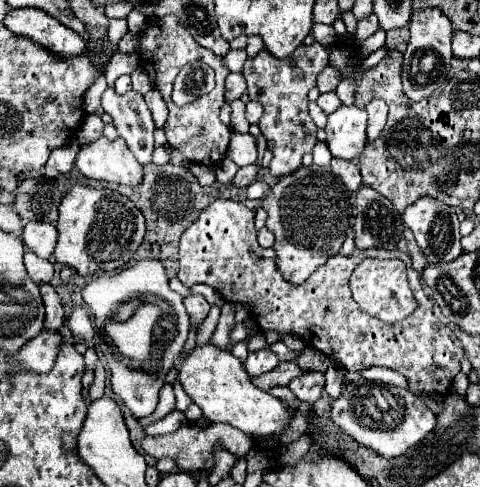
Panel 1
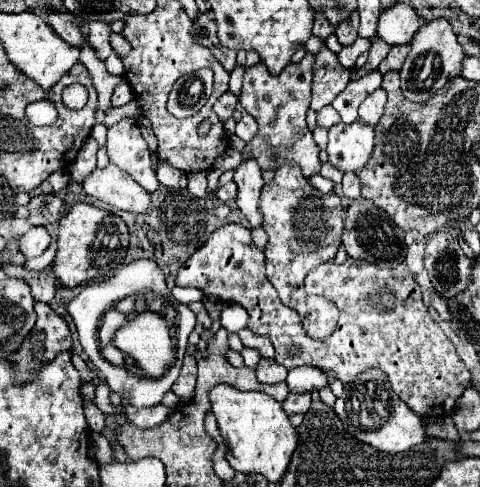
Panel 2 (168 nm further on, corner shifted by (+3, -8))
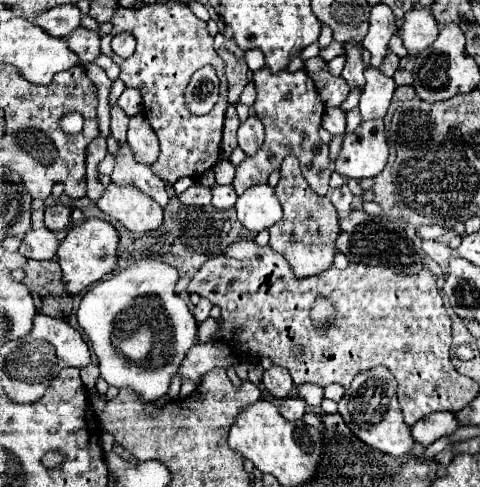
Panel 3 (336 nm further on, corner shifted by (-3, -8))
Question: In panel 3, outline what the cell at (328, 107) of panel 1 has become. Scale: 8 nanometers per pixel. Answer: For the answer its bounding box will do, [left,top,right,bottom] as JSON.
[322,108,346,134]

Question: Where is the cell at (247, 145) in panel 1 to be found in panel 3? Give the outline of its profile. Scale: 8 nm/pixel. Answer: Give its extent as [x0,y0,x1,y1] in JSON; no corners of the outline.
[236,184,282,234]

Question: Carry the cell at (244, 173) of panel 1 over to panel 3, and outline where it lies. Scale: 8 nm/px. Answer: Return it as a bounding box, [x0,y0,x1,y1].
[212,184,238,210]

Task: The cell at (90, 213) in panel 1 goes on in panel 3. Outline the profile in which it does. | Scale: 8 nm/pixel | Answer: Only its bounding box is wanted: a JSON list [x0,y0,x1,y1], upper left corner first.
[58,218,118,294]

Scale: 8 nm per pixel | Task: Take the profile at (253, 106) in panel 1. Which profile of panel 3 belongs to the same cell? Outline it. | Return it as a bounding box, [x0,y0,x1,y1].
[238,116,264,156]

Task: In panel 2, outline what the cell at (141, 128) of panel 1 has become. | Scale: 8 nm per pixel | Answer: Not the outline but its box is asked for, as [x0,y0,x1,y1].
[106,118,160,192]

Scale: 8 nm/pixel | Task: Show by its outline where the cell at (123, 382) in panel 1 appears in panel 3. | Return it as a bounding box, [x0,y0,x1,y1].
[78,258,198,402]

